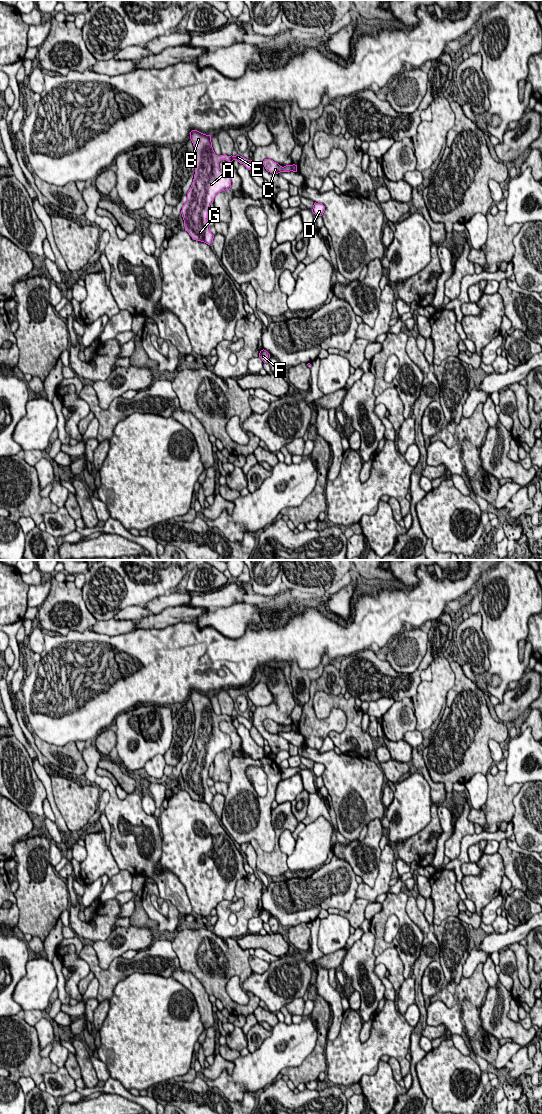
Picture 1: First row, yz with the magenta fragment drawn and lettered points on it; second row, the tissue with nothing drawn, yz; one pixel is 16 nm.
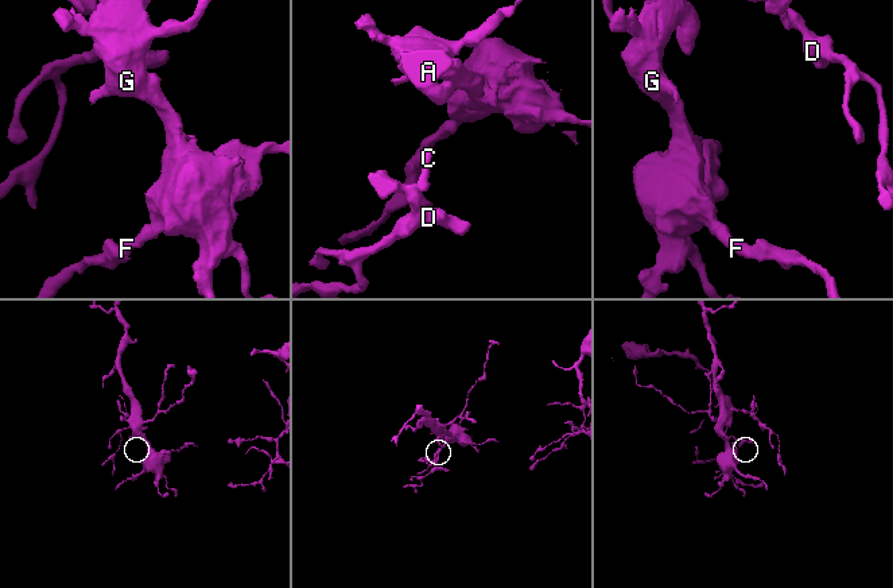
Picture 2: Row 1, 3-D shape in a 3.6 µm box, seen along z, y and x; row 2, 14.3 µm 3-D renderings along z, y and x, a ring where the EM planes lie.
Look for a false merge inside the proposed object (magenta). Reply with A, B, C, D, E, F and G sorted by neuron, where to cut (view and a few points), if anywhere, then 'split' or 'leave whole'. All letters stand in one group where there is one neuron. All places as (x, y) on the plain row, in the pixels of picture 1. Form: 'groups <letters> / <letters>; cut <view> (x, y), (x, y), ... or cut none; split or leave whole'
groups A B C D E F G; cut none; leave whole

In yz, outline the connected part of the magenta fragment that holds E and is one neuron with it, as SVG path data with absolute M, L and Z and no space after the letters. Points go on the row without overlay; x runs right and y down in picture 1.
M197 690L190 692L190 699L194 706L195 734L181 774L185 791L192 799L210 805L214 795L207 784L209 767L217 753L231 748L231 738L219 729L219 722L237 720L250 730L253 721L238 714L236 716L216 715L212 707L211 695Z

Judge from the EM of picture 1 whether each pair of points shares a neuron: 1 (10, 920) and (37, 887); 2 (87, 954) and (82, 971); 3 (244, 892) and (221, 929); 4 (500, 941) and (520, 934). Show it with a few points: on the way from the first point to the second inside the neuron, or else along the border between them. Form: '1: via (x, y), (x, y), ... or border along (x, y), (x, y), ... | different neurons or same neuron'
1: border along (13, 893), (18, 908), (17, 924) | different neurons
2: border along (78, 955), (90, 970) | different neurons
3: via (248, 904), (248, 911), (233, 929) | same neuron
4: via (505, 940), (515, 936) | same neuron

